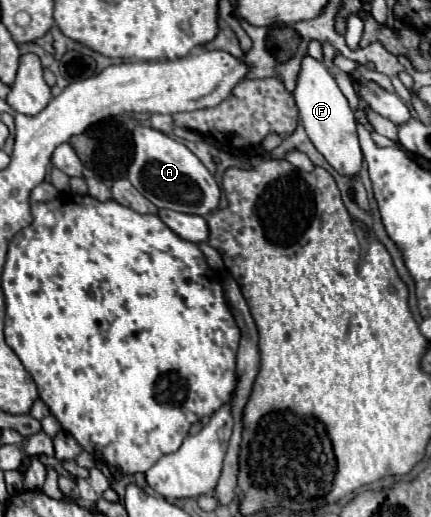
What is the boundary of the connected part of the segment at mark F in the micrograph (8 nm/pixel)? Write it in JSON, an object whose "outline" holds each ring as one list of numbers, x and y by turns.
{"outline":[[305,55,301,59,301,69,299,69,297,79,295,79,293,99,295,99,297,109,299,109,299,121,305,127,305,131,307,131,311,143,317,147,317,151,339,173,343,173,347,177,357,175,361,169,363,155,361,155,361,147,357,141,355,117,353,117,353,111,351,111,345,95,337,87,333,75,329,73,329,69,321,61,317,61,309,55]]}

